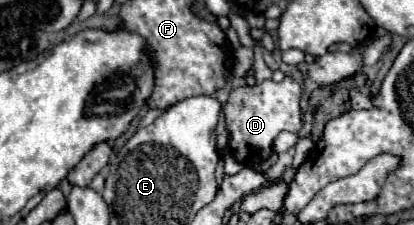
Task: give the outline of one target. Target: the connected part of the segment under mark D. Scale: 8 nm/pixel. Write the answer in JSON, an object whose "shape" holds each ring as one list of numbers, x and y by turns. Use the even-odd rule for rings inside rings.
{"shape":[[284,77,282,83,264,81,254,87,238,87,230,93,224,105,226,127,230,131,230,149,236,159,248,167,264,161,272,153,272,141,280,131,300,131,302,129,302,109,300,109,302,87,292,79]]}

